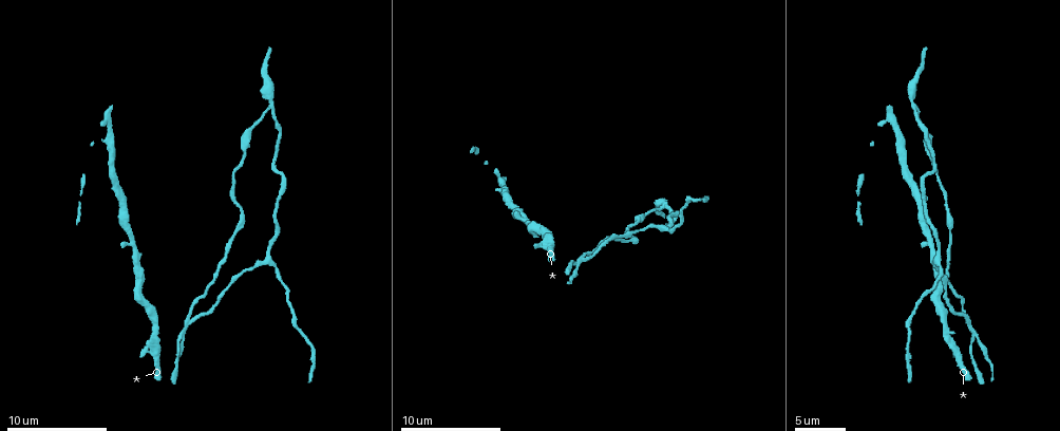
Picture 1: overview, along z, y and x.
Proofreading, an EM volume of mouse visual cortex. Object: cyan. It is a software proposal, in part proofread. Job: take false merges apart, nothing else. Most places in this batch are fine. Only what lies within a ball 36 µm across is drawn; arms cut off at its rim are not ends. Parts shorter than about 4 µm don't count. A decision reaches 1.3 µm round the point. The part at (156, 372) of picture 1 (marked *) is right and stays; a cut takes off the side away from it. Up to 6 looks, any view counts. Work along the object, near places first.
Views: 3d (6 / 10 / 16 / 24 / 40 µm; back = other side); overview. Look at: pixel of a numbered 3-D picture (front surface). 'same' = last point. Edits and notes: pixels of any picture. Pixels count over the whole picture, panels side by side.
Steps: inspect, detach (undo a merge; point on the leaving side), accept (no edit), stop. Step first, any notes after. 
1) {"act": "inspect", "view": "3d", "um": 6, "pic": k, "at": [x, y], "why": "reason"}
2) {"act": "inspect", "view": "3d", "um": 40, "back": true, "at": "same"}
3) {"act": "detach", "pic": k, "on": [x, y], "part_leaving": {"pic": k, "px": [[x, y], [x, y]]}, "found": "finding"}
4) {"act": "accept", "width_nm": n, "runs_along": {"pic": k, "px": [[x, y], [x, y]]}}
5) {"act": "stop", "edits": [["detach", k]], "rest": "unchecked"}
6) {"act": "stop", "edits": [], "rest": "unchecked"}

{"act": "inspect", "view": "3d", "um": 16, "pic": 1, "at": [915, 104], "why": "sudden change in width"}

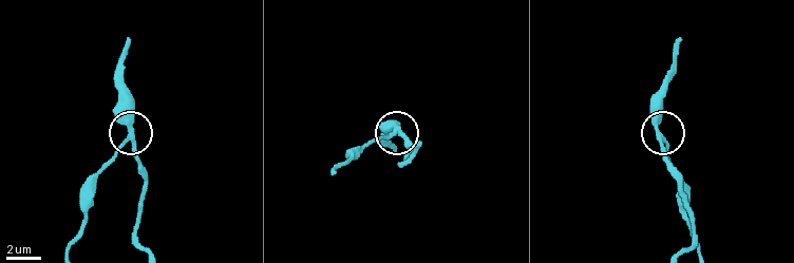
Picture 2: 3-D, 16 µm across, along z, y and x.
{"act": "accept", "arms": 3, "runs_along": {"pic": 2, "px": [[700, 246], [686, 183], [658, 124], [662, 91]]}, "found": "one neuron here"}

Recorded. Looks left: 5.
{"act": "inspect", "view": "3d", "um": 6, "pic": 1, "at": [576, 266], "why": "two arms in line, one across"}

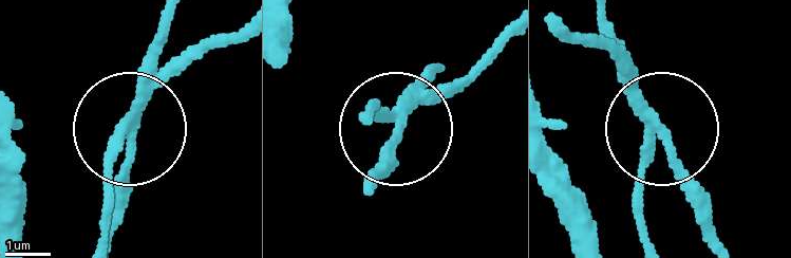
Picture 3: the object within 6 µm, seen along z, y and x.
{"act": "inspect", "view": "3d", "um": 6, "back": true, "pic": 3, "at": [664, 136], "why": "other side"}

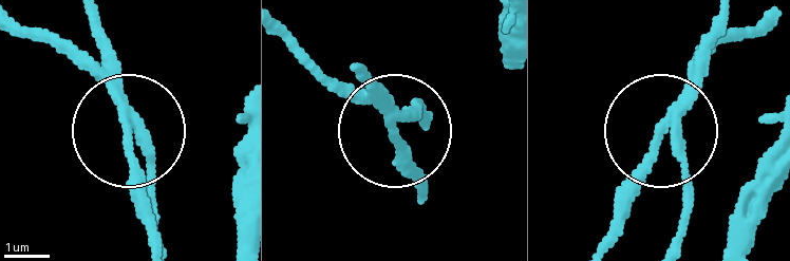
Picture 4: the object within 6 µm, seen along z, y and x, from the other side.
{"act": "accept", "side_arm_um": 5, "arms": 3, "found": "all the same neuron"}

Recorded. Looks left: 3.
{"act": "inspect", "view": "3d", "um": 6, "pic": 1, "at": [662, 231], "why": "thin arm on a thick one"}

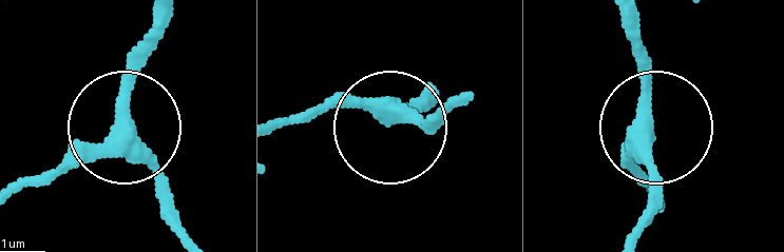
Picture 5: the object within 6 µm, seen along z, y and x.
{"act": "inspect", "view": "3d", "um": 6, "back": true, "pic": 5, "at": [126, 128]}

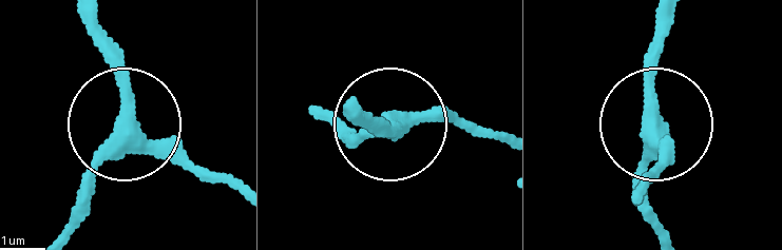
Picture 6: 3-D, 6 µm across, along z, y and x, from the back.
{"act": "accept", "side_arm_um": 15, "runs_along": {"pic": 6, "px": [[634, 200], [665, 162], [656, 128], [642, 218]]}, "found": "all the same neuron"}

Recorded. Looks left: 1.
{"act": "stop", "edits": [], "rest": "unchecked"}

